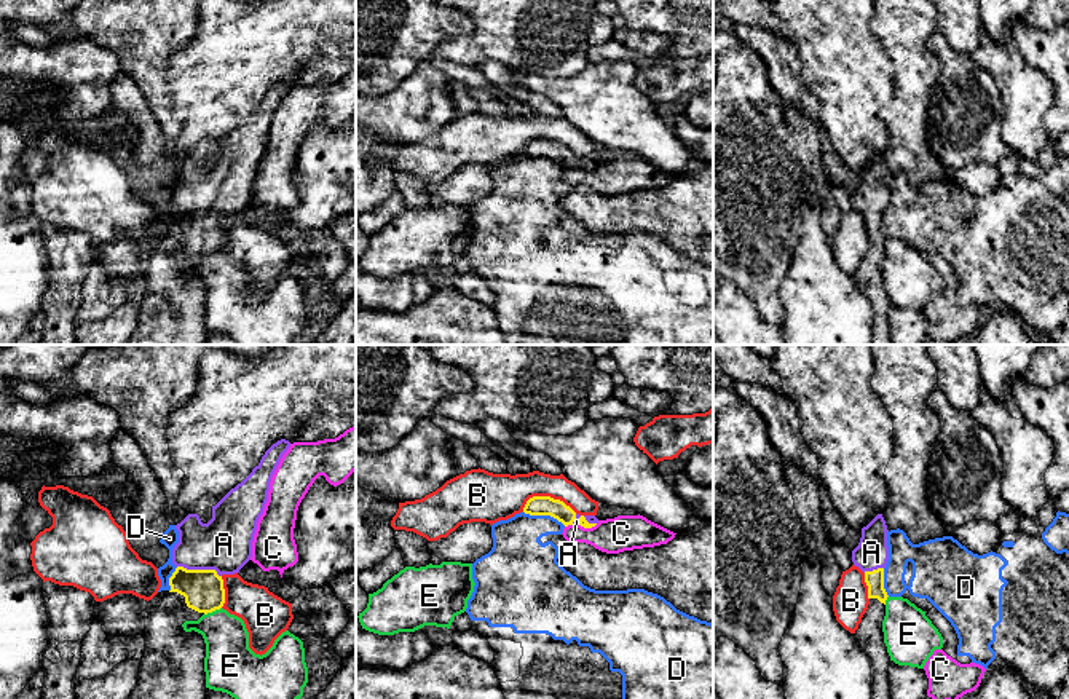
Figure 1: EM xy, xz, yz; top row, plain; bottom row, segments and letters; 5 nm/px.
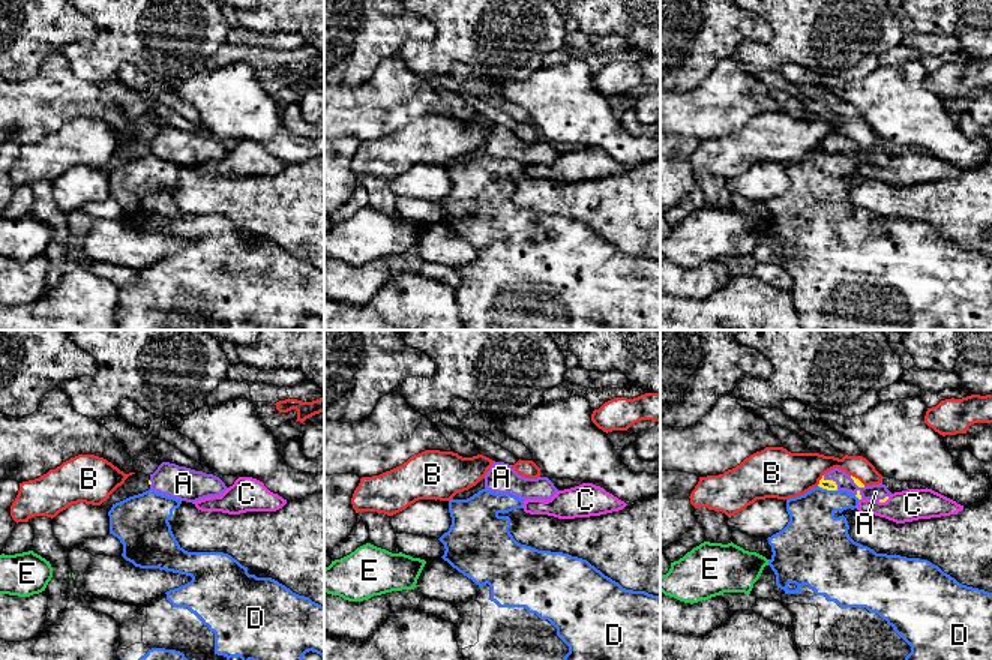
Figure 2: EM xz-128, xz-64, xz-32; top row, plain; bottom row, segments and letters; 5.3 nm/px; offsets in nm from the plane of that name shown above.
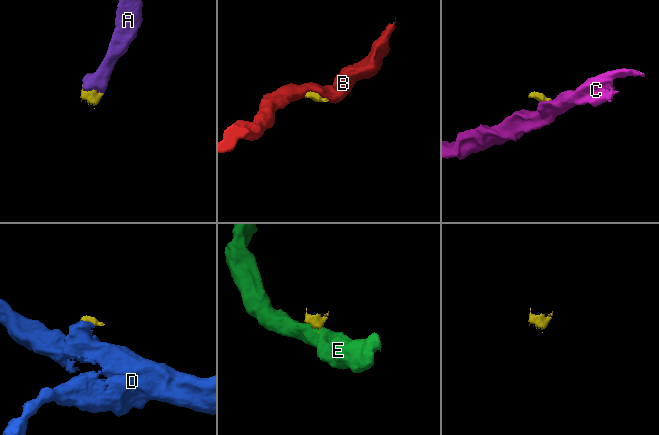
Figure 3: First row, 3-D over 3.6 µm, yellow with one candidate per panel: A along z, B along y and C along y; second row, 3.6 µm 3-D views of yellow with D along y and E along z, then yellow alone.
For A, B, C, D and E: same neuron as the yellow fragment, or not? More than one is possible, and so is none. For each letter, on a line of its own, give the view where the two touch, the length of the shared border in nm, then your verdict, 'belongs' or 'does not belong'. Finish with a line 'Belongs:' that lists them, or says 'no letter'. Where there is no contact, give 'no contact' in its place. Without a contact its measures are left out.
A: contact in xy; length 240 nm; belongs
B: contact in xz; length 280 nm; does not belong
C: contact in xz; length 40 nm; does not belong
D: contact in xz; length 220 nm; does not belong
E: contact in xy; length 100 nm; does not belong
Belongs: A

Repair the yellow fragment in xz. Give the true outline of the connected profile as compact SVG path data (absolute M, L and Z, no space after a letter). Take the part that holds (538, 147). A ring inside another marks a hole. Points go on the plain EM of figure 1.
M550 139L530 140L523 150L523 155L530 158L550 158L562 164L565 169L581 168L584 171L592 171L598 166L595 158L579 158L563 144L554 142Z

